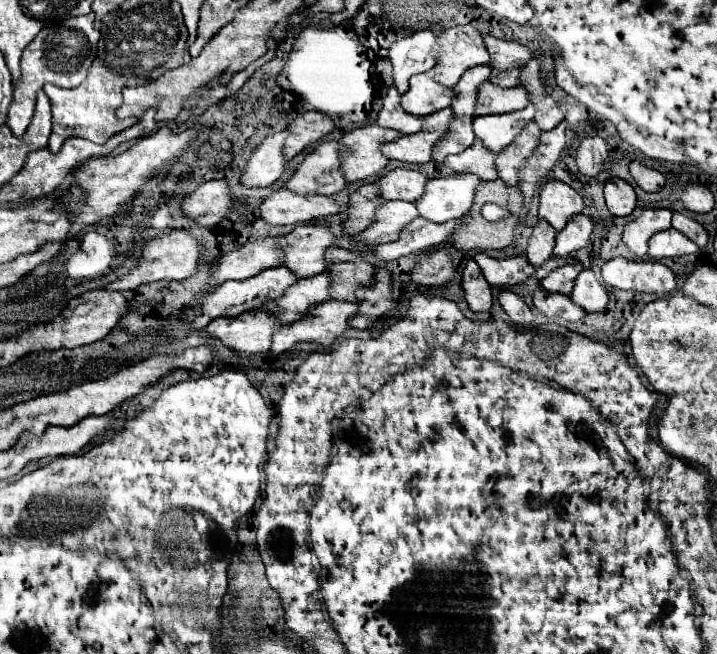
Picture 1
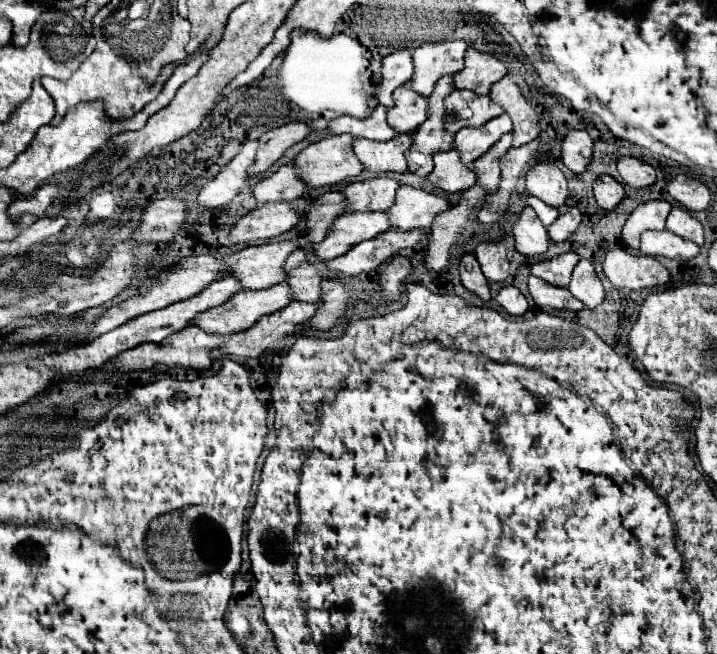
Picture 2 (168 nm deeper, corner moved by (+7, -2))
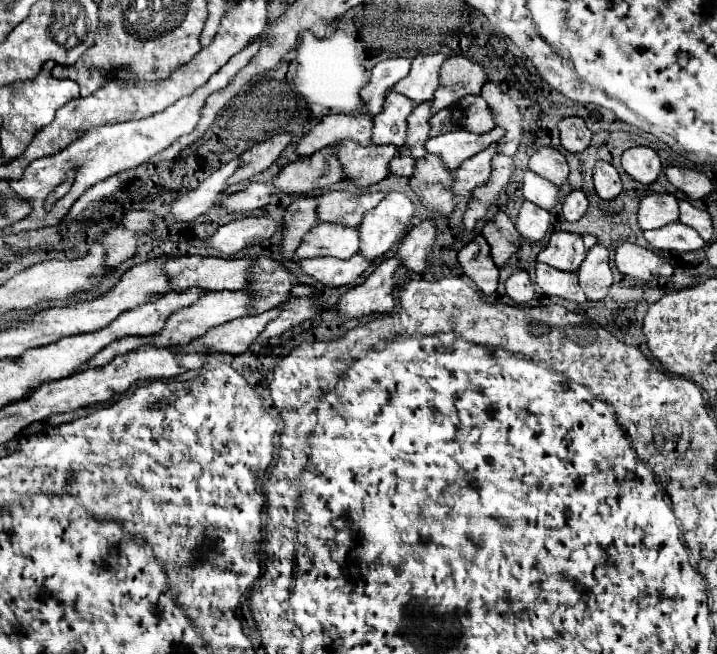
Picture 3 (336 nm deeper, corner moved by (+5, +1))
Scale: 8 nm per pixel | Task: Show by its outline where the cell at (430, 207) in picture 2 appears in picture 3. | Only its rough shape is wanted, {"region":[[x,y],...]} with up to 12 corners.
{"region":[[391,191],[365,213],[359,255],[379,259],[399,243],[413,203]]}

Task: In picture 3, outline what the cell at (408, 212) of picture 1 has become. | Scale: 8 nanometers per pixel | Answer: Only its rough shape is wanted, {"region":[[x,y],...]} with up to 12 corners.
{"region":[[317,223],[297,247],[299,259],[349,259],[359,251],[353,227]]}

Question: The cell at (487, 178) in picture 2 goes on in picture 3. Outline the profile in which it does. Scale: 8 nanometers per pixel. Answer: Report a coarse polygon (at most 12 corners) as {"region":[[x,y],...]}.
{"region":[[497,145],[453,171],[455,209],[447,227],[461,225],[471,189],[487,183]]}

